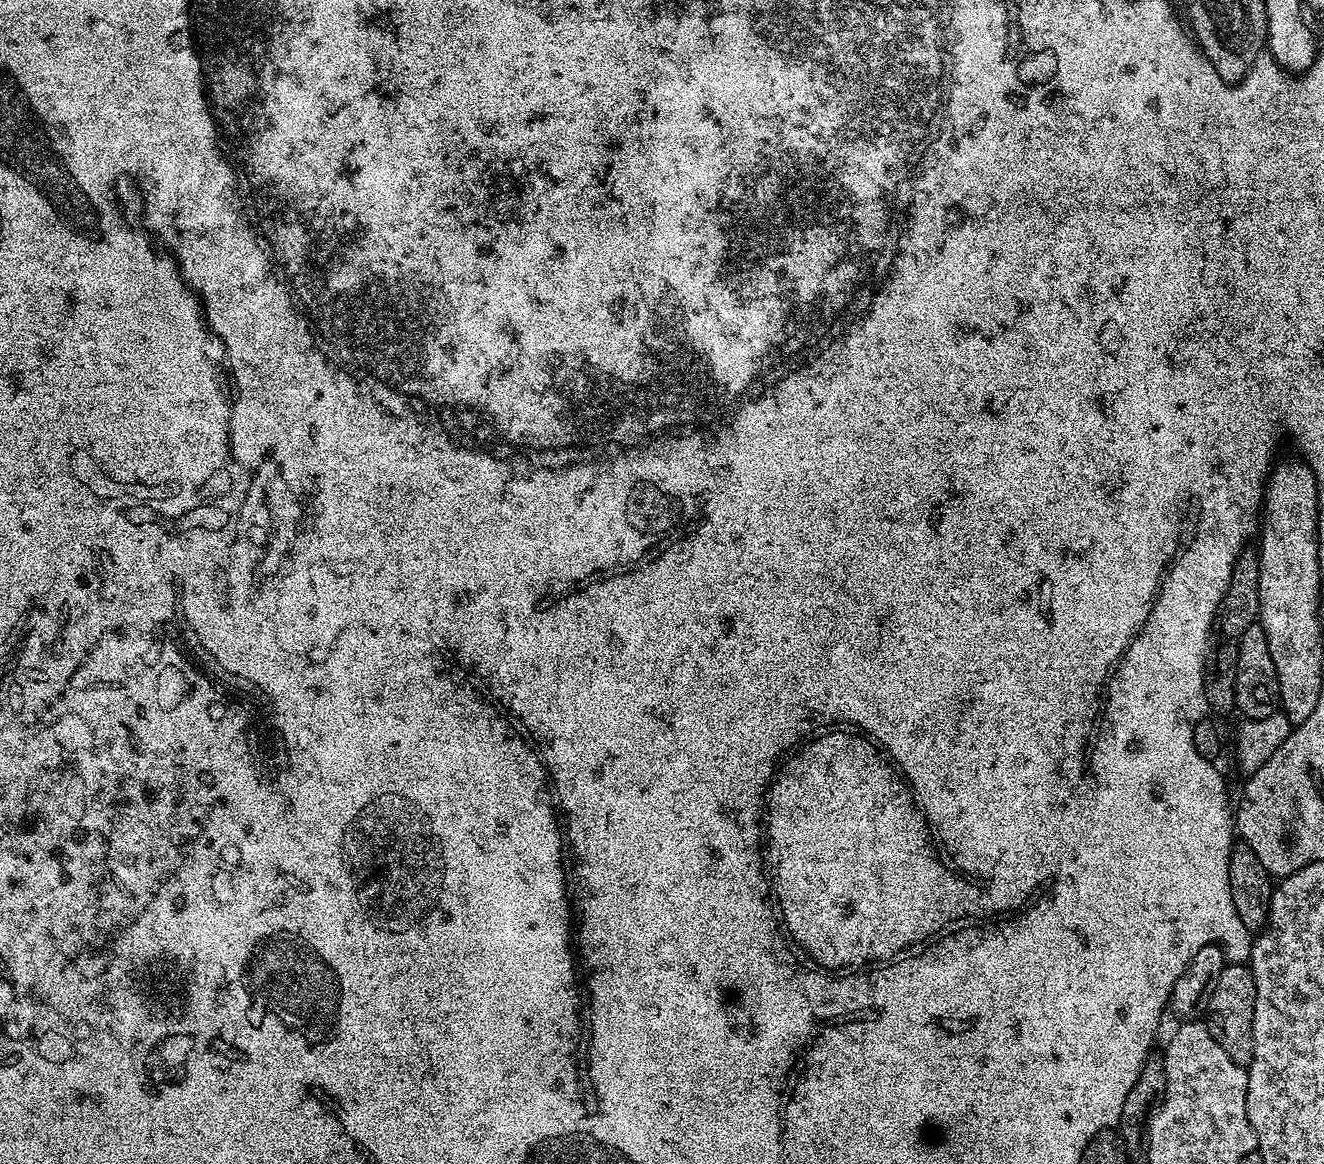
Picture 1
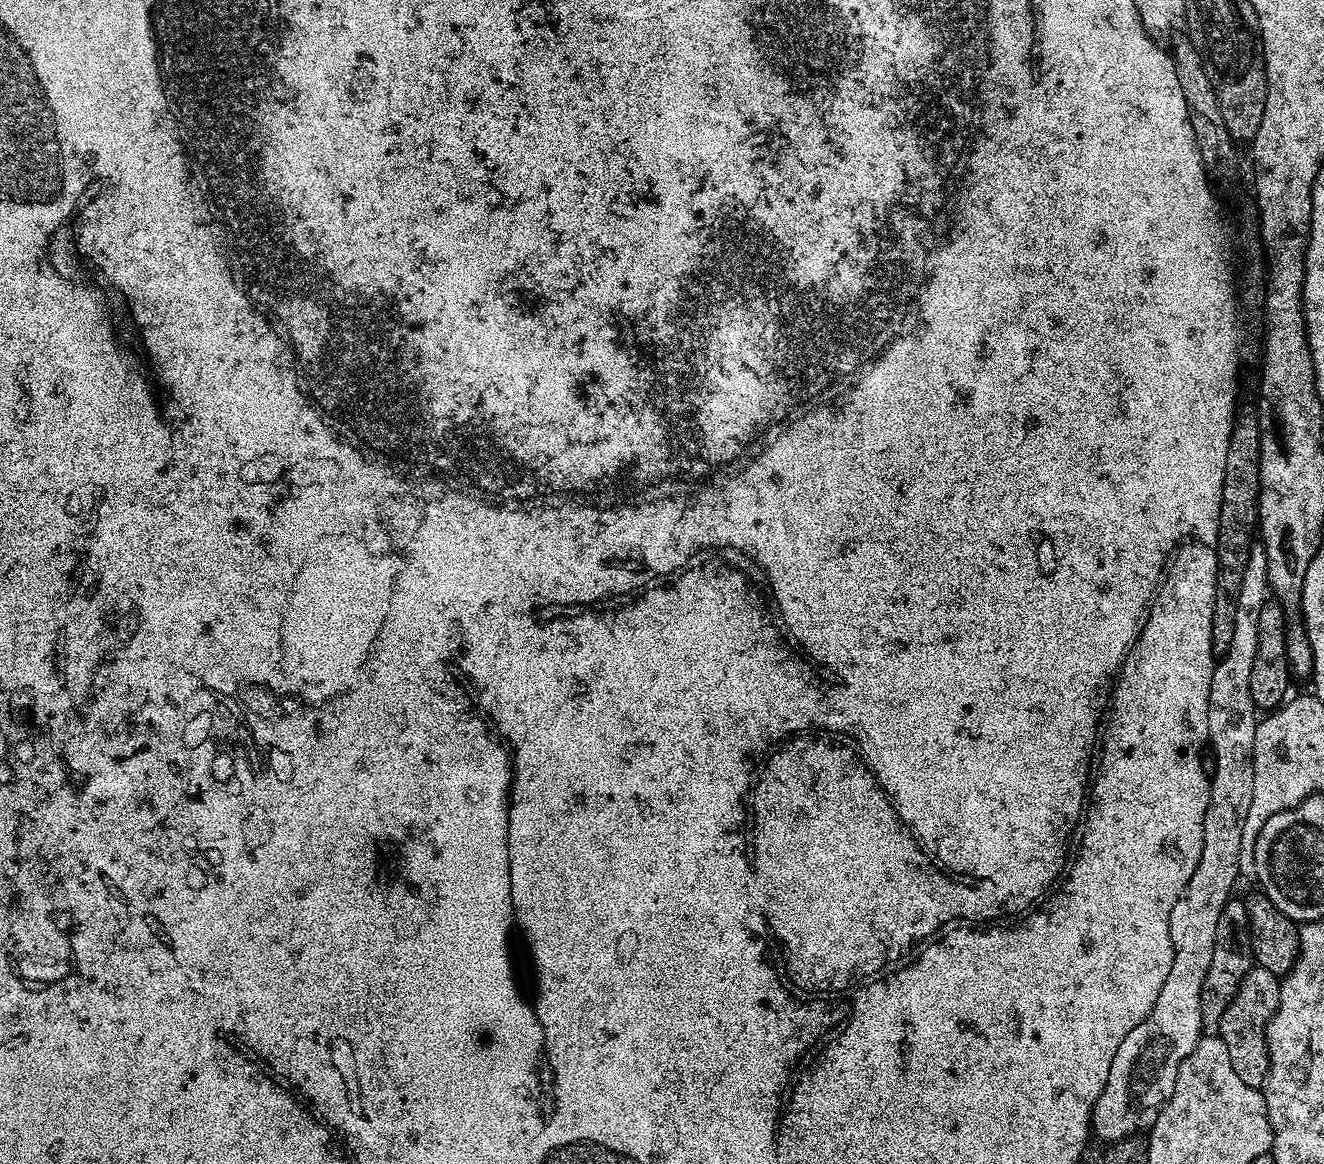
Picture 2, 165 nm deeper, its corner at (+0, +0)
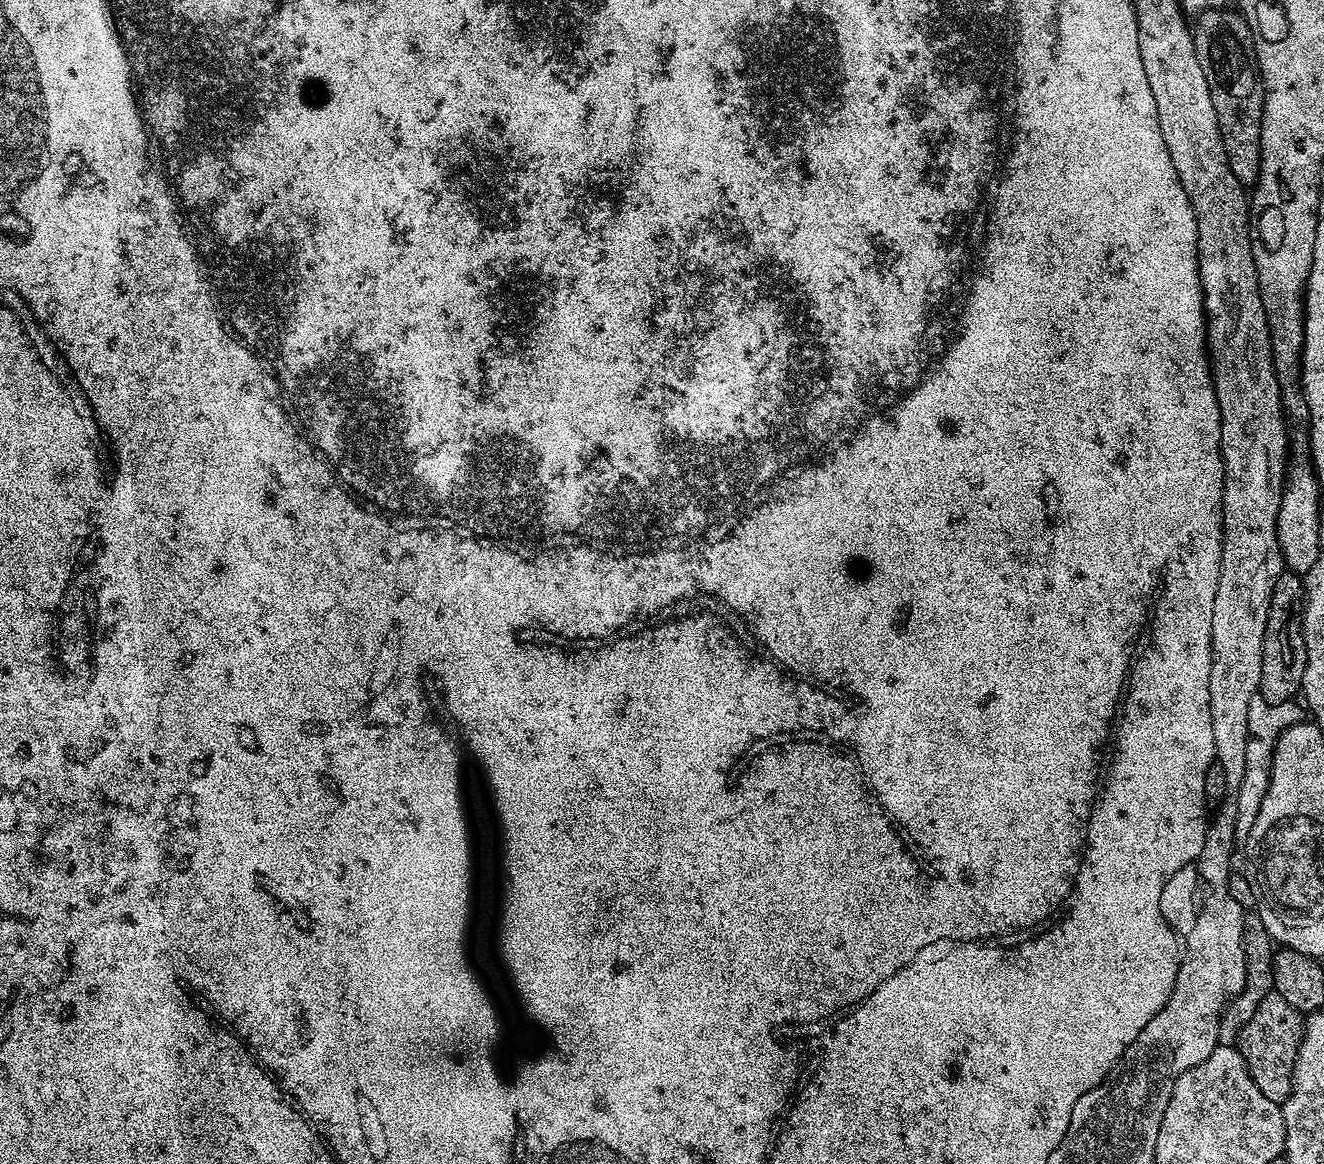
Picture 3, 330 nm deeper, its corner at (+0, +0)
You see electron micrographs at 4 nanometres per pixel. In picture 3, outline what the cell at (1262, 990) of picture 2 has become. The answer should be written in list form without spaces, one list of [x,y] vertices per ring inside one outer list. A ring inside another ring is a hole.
[[[1273,991],[1262,998],[1258,1010],[1254,1010],[1254,1018],[1246,1022],[1240,1032],[1238,1047],[1248,1067],[1250,1078],[1254,1078],[1254,1086],[1262,1090],[1270,1102],[1283,1106],[1292,1093],[1292,1075],[1296,1065],[1296,1055],[1304,1037],[1305,1013],[1294,1010],[1290,1002],[1285,1002],[1282,994]]]

